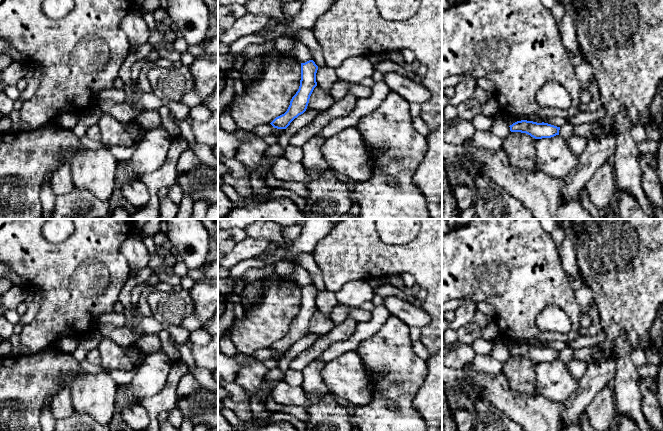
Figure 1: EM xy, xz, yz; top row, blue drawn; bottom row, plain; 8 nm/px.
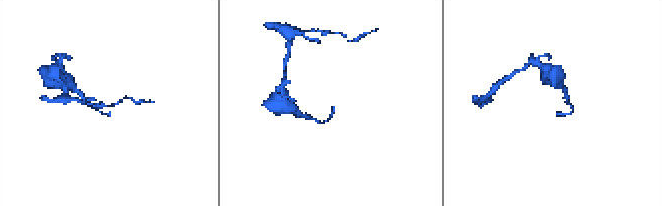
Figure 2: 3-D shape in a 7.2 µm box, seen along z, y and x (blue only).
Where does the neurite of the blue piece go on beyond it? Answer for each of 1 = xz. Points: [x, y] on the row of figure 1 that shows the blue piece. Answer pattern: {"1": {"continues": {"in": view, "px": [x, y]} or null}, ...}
{"1": {"continues": null}}

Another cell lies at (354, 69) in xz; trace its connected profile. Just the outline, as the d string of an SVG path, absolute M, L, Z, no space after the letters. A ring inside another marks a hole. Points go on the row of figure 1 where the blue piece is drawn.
M360 55L346 59L335 72L339 80L360 83L363 79L371 77L374 69L368 57Z

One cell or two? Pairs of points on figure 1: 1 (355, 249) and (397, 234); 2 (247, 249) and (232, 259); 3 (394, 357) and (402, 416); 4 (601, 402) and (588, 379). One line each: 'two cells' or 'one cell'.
1: two cells
2: one cell
3: one cell
4: two cells

